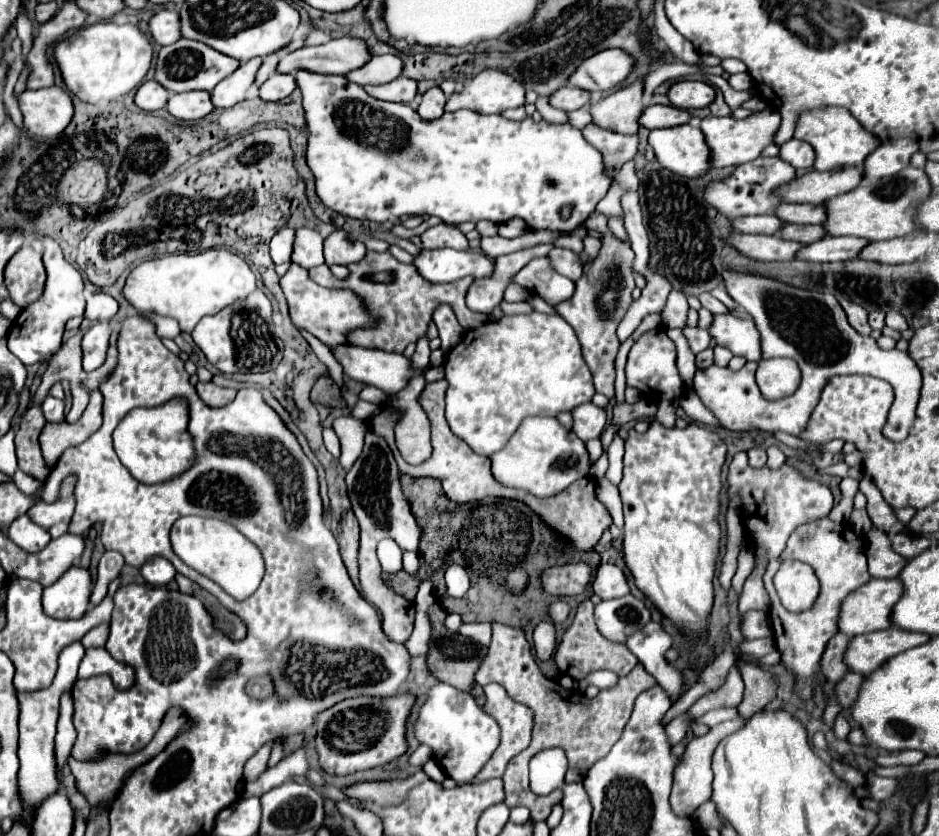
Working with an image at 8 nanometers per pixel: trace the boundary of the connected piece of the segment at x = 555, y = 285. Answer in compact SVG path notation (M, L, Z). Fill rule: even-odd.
M550 258L530 260L518 274L514 274L512 282L524 286L528 292L538 294L544 302L552 306L558 306L562 300L570 300L576 288L576 284L570 278L558 274L552 268Z

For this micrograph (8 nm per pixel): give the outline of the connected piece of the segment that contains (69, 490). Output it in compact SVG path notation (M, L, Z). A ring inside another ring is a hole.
M66 476L66 480L62 480L58 500L54 500L52 504L34 500L34 506L30 506L30 512L26 512L26 516L34 524L46 528L52 538L58 538L66 532L72 512L74 512L74 476Z

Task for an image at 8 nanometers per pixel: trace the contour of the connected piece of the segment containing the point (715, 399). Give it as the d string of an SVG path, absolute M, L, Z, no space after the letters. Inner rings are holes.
M726 272L724 280L726 280L726 290L734 298L734 302L738 302L756 322L756 328L760 332L760 342L762 342L762 360L784 356L784 358L796 360L800 370L802 370L800 388L796 390L796 394L782 398L782 400L766 400L760 394L760 388L754 380L758 364L746 364L738 372L732 372L732 370L698 370L694 376L694 390L696 390L698 398L702 400L702 404L718 418L718 422L724 428L728 428L728 430L762 430L762 432L782 430L782 432L800 436L806 430L806 424L808 424L808 420L810 420L810 416L818 404L820 392L822 392L822 388L830 376L866 374L866 370L878 370L878 378L890 382L894 388L894 404L890 408L890 418L886 422L886 436L890 440L904 440L908 436L908 430L916 418L916 406L918 406L918 398L920 398L922 376L920 376L920 368L914 364L914 360L910 360L910 356L906 352L900 352L896 348L894 350L882 350L872 336L858 334L848 324L842 306L838 304L838 300L832 294L808 292L808 290L792 288L792 286L786 286L786 284L780 284L780 282L774 282L768 278L760 278L760 276L752 276L752 274L738 274L738 272Z

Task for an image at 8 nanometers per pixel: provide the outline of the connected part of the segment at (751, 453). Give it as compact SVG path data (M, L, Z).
M754 446L748 450L748 458L750 458L750 466L762 468L766 464L766 450L760 446Z

